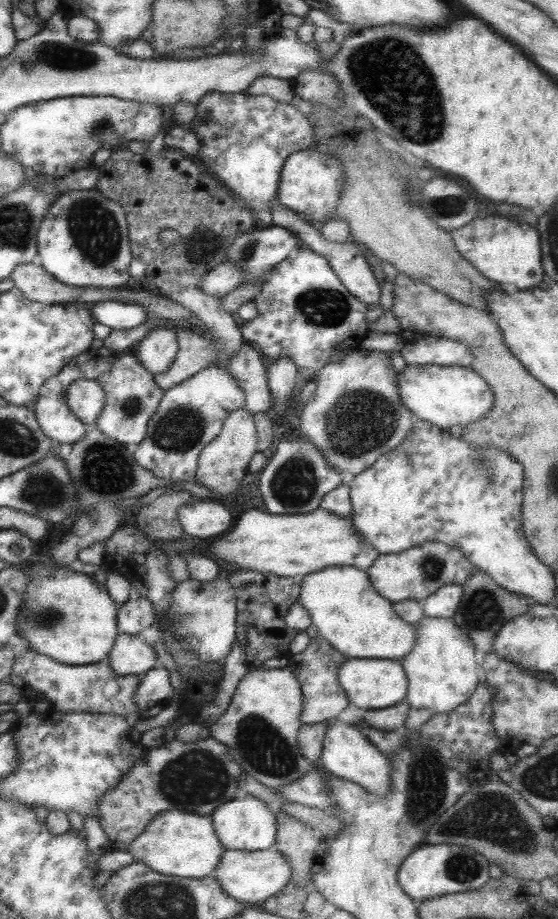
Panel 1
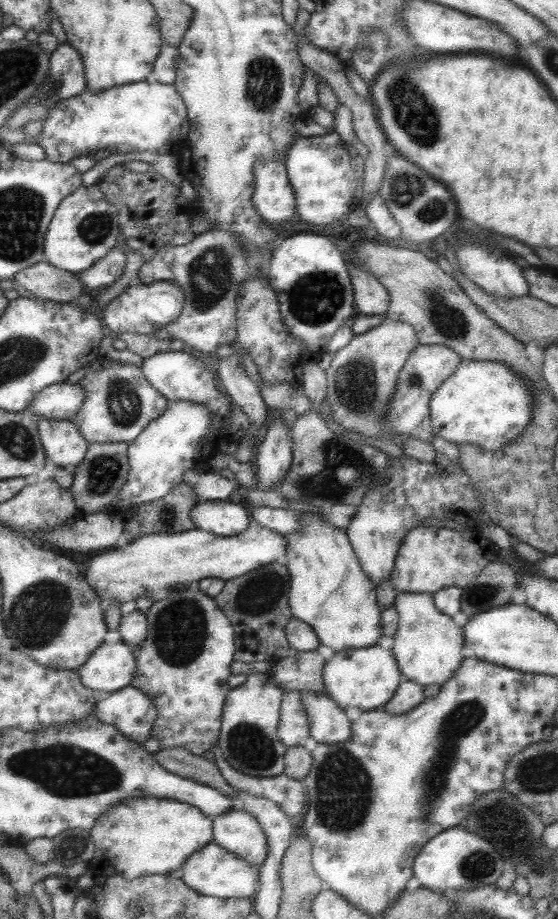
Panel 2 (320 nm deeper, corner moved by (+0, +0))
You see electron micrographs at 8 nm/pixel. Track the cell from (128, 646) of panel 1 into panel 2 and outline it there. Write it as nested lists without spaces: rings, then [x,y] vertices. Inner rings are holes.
[[[102,643],[79,667],[78,679],[89,690],[113,692],[129,686],[135,661],[129,645]]]

